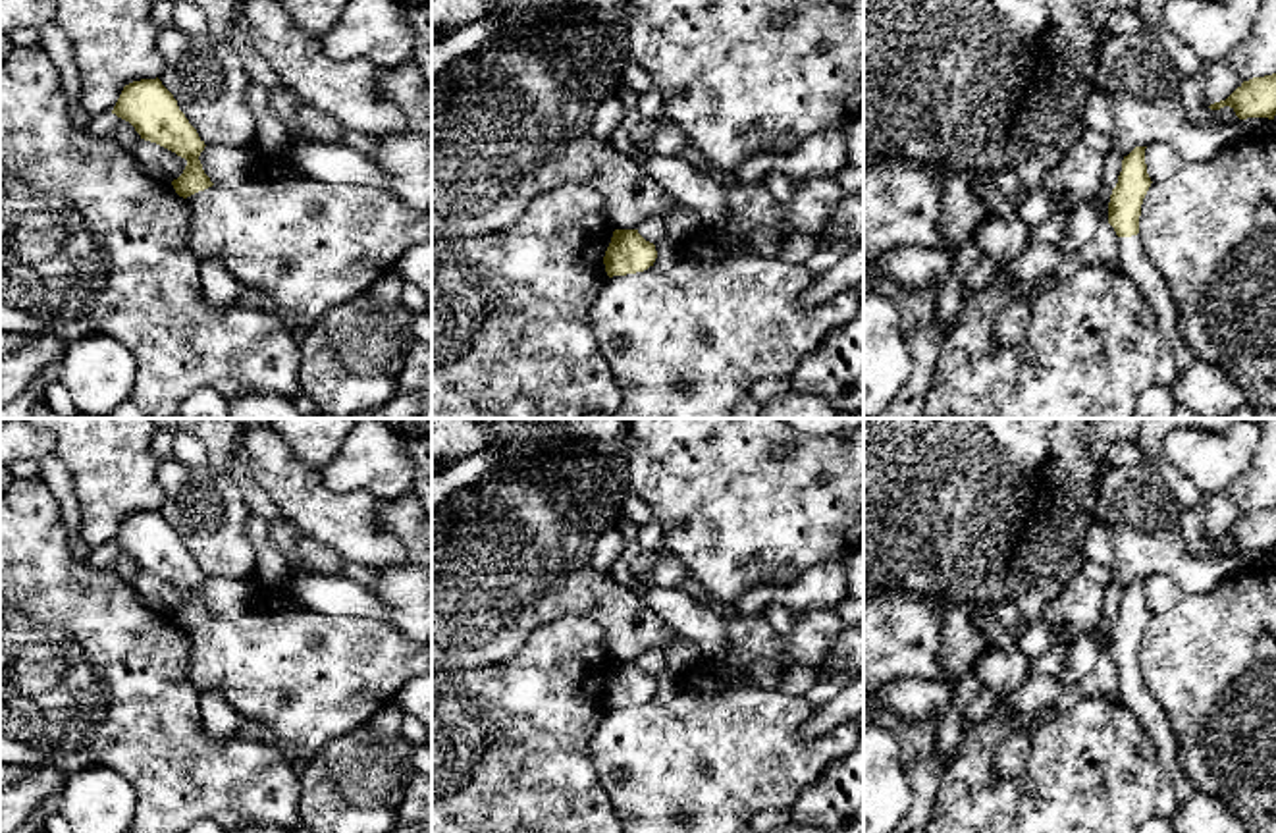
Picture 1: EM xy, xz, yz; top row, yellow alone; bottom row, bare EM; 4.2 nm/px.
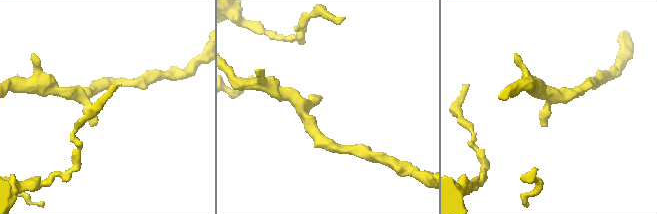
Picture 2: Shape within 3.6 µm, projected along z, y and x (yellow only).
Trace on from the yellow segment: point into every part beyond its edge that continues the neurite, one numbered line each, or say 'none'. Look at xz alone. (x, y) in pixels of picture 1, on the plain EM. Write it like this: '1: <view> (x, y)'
none

